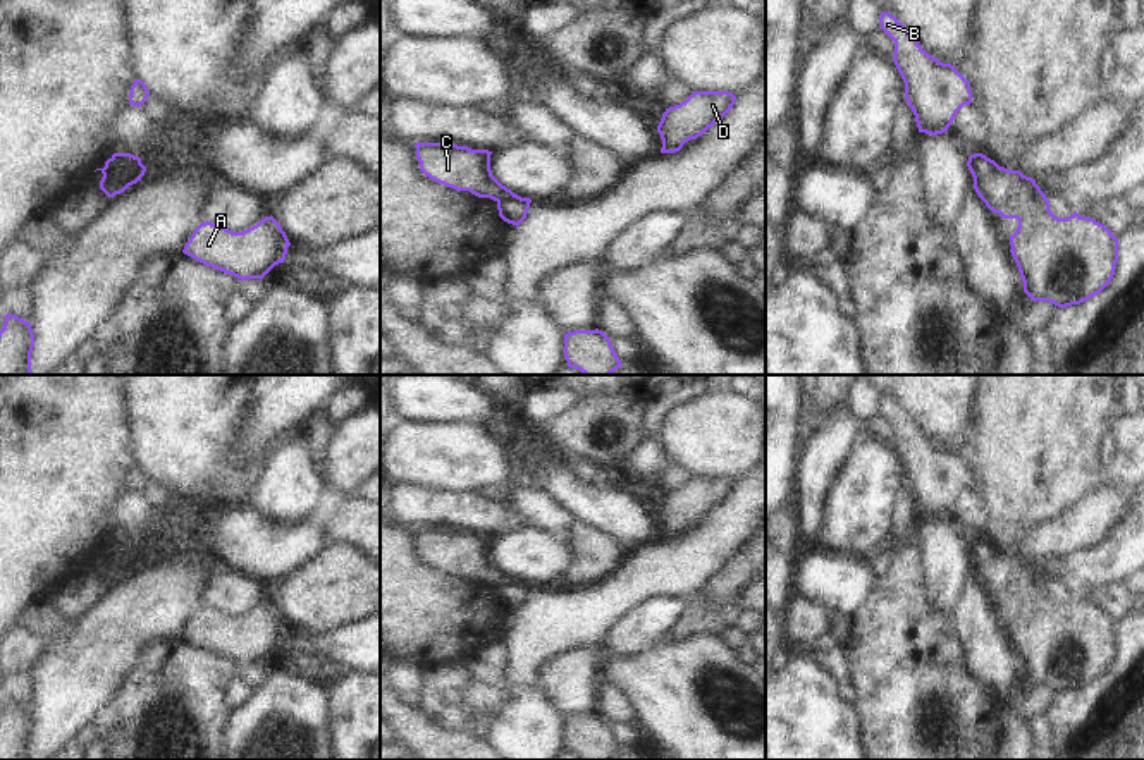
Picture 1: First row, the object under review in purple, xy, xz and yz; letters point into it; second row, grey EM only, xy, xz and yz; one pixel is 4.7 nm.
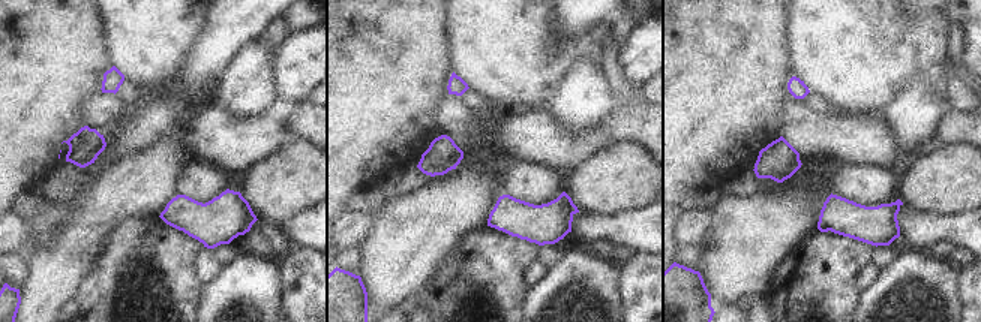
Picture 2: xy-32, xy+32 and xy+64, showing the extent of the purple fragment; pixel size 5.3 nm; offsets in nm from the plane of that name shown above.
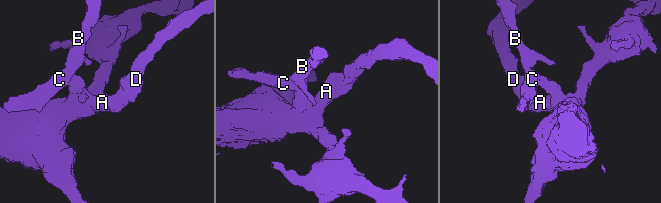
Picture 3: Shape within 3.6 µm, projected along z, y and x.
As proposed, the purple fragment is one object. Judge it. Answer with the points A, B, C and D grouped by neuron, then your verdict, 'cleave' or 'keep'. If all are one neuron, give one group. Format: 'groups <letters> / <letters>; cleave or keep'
groups A D / B C; cleave

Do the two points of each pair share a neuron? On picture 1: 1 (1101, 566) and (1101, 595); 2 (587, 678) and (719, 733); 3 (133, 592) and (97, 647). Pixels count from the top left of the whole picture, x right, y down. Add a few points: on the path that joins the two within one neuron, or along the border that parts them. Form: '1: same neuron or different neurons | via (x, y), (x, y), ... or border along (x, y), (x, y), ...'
1: different neurons | border along (1120, 582), (1110, 582), (1088, 595), (1077, 597)
2: different neurons | border along (601, 649), (604, 681)
3: same neuron | via (133, 606), (133, 611), (110, 633)

